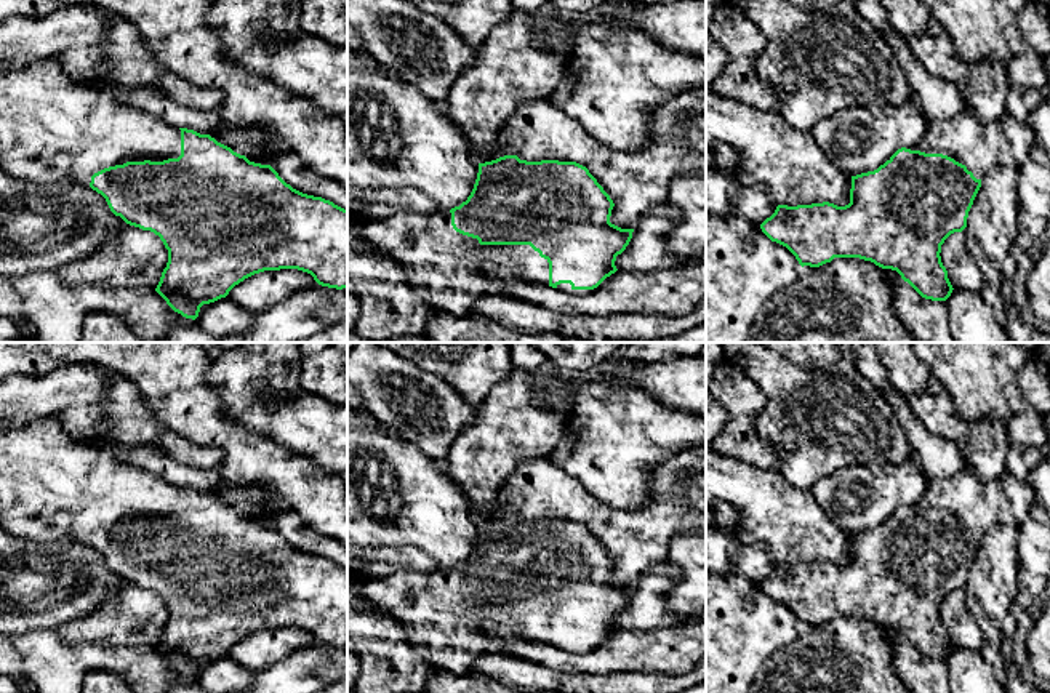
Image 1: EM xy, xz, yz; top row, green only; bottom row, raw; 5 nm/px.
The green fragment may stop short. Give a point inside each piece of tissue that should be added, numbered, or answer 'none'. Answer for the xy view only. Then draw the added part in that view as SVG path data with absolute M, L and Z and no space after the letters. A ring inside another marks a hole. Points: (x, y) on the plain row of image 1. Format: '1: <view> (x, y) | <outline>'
1: xy (52, 487) | M46 416L27 426L0 431L0 527L32 541L54 541L64 536L90 544L91 535L126 520L163 520L181 514L181 488L163 477L125 464L109 450L82 445L62 429L58 416Z

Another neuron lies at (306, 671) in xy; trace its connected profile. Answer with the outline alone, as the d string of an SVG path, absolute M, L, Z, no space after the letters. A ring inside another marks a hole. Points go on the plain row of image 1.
M320 643L253 674L251 685L238 693L315 693L343 680L347 680L347 647Z

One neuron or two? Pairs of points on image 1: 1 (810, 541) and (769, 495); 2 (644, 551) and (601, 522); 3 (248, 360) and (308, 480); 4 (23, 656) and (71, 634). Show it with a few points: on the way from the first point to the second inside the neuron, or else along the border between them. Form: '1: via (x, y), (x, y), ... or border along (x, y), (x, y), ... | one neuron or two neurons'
1: via (799, 530), (775, 506) | one neuron
2: via (633, 540), (612, 527) | one neuron
3: border along (260, 434), (290, 452), (311, 458), (325, 472) | two neurons
4: border along (55, 629), (69, 644), (98, 645) | two neurons

